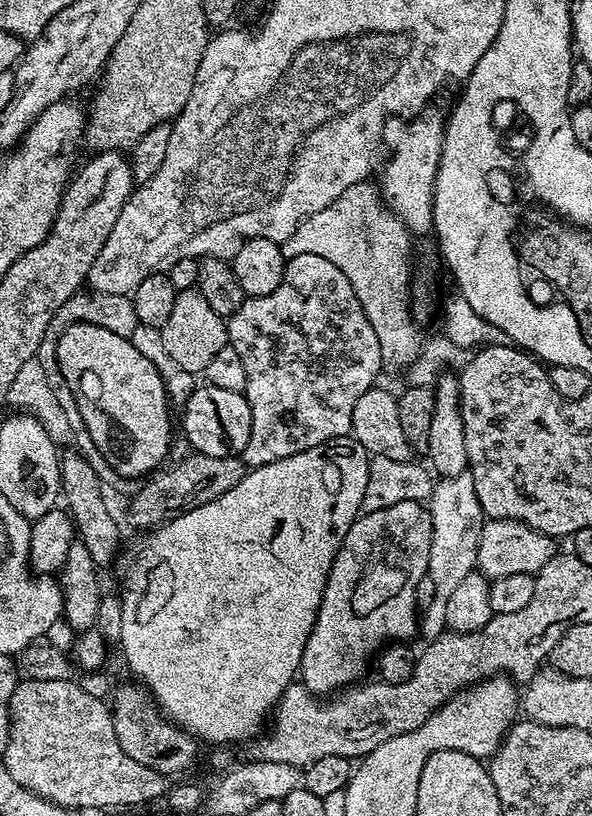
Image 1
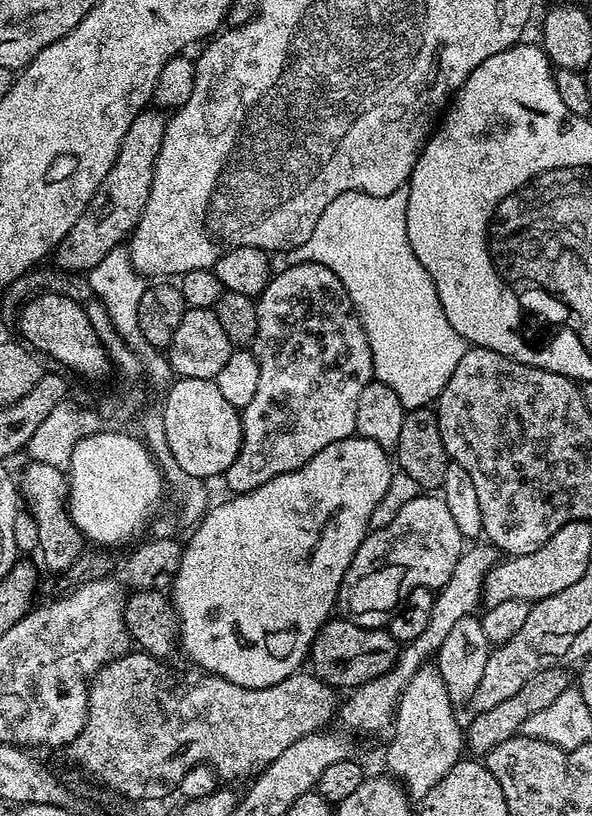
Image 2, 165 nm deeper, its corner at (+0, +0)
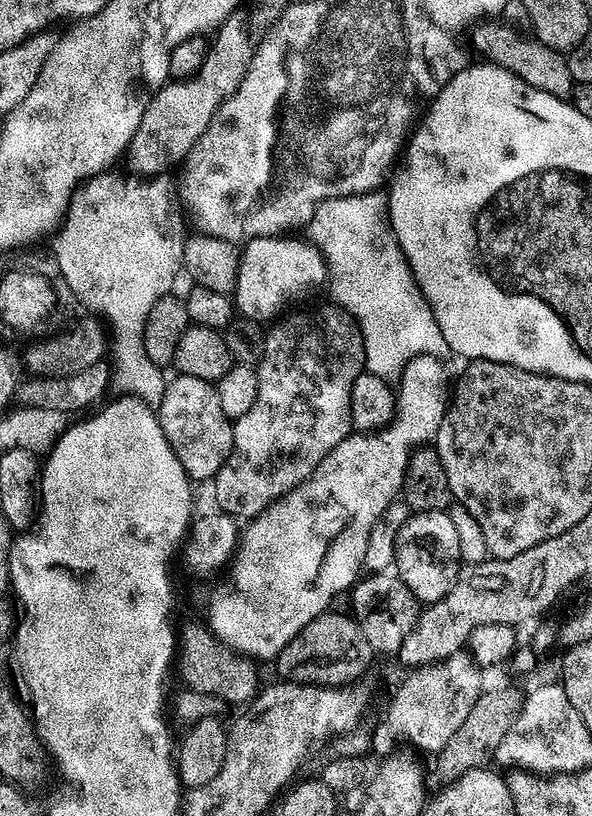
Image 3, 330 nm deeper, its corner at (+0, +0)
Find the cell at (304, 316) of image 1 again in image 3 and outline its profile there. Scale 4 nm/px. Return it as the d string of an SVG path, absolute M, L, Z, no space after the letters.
M339 306L331 307L321 312L285 315L267 329L264 357L258 365L258 398L254 406L242 414L242 418L234 421L232 453L214 477L215 507L220 512L244 522L261 516L285 495L307 483L334 446L338 446L353 431L350 390L354 390L354 378L365 371L362 330L349 312Z

